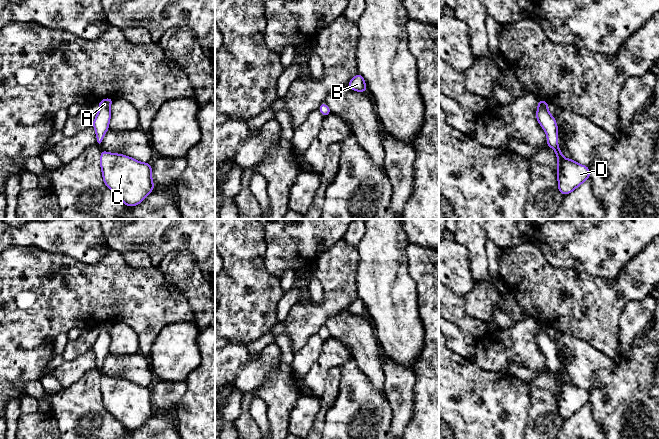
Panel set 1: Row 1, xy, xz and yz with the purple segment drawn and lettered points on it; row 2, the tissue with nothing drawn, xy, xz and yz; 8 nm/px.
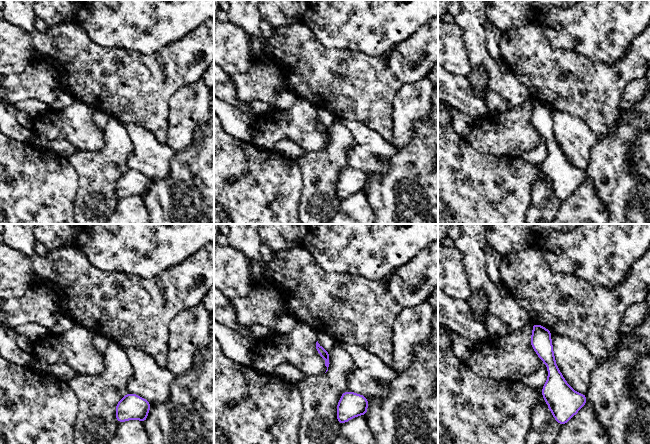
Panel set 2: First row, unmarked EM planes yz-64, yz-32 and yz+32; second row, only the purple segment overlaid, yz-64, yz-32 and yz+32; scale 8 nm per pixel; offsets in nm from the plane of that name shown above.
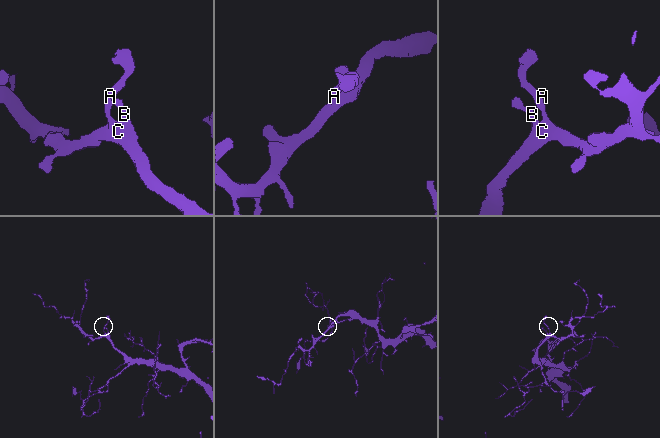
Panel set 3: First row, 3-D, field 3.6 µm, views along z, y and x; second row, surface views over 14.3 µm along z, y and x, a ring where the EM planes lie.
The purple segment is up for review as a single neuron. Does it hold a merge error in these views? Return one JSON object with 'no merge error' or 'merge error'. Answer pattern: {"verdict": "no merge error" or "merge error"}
{"verdict": "no merge error"}

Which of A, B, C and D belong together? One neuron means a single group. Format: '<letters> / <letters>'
A B C D

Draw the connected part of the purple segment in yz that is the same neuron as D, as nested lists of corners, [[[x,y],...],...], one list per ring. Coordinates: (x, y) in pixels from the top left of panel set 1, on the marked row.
[[[538,99],[536,118],[547,135],[547,145],[555,150],[558,161],[558,190],[565,196],[589,179],[590,171],[589,167],[563,157],[558,146],[558,126],[555,118],[548,111],[548,104]]]

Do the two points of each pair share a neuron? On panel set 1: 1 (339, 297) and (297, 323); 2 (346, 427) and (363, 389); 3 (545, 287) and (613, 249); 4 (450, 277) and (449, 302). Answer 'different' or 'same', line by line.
1: same
2: same
3: different
4: different

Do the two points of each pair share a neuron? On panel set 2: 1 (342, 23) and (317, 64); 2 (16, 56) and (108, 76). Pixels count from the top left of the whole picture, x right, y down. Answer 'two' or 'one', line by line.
1: two
2: one

